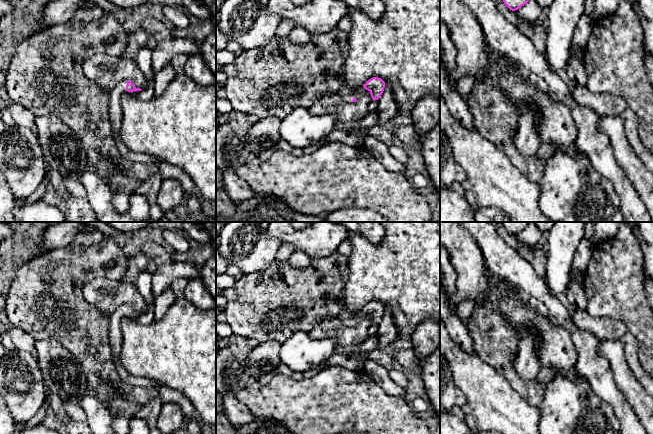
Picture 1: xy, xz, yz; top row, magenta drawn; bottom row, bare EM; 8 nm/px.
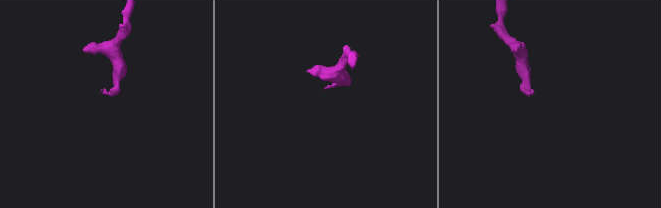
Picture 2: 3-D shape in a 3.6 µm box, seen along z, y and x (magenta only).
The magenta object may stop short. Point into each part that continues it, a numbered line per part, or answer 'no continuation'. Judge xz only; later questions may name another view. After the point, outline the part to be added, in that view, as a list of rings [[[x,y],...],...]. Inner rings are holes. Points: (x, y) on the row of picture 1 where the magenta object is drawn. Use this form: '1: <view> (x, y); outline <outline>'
1: xz (347, 94); outline [[[343,84],[337,91],[337,94],[341,96],[341,98],[345,102],[351,102],[354,98],[359,99],[366,93],[366,89],[361,87],[359,89],[351,89],[346,84]]]

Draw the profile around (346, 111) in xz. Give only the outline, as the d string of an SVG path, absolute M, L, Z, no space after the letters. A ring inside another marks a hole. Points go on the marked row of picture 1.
M370 91L355 102L345 102L337 93L320 97L310 107L309 111L312 115L327 115L335 113L337 115L337 123L362 120L371 110L372 102Z

